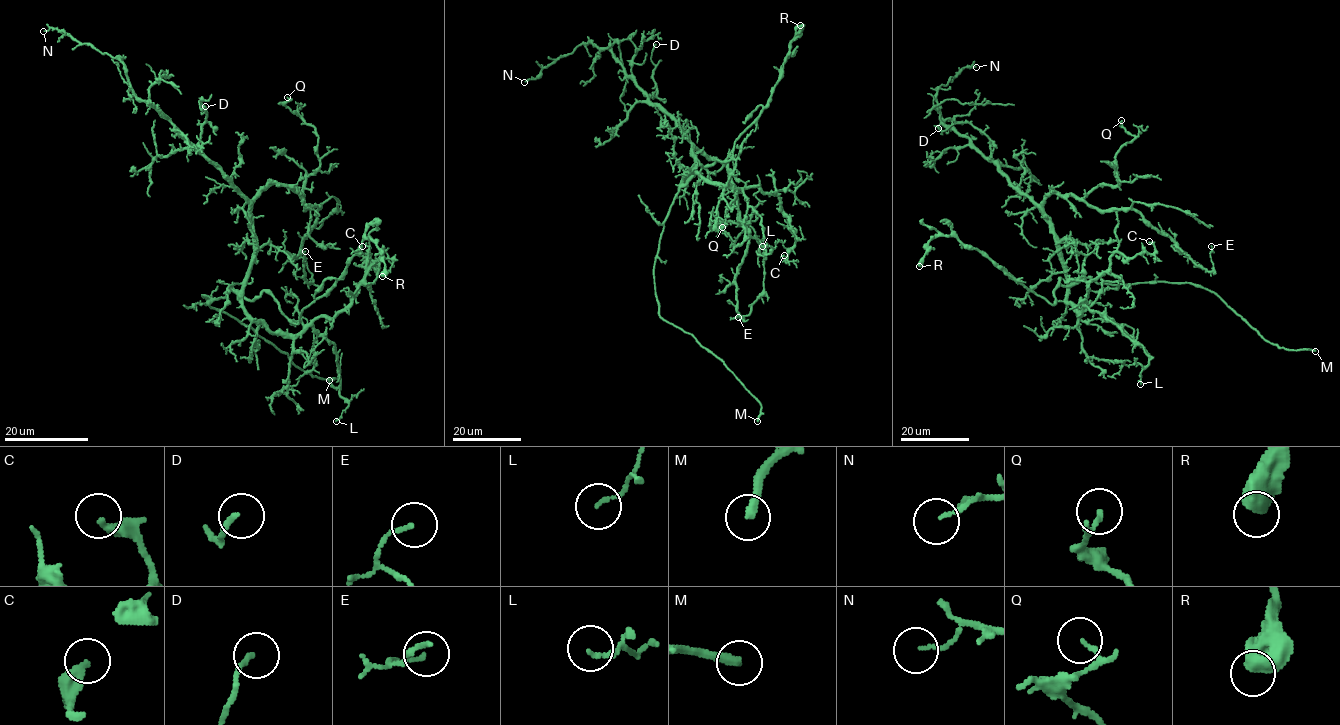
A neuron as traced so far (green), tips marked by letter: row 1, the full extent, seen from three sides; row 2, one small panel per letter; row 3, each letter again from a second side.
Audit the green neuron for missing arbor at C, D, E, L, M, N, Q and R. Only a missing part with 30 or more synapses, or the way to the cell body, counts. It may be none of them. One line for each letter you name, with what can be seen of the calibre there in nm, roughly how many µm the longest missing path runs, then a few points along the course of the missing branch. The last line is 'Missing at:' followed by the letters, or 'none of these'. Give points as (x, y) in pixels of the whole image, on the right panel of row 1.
M: 280 nm thick; about 10 µm are missing; missing branch runs (1315, 351), (1326, 359), (1328, 376)
Missing at: M

